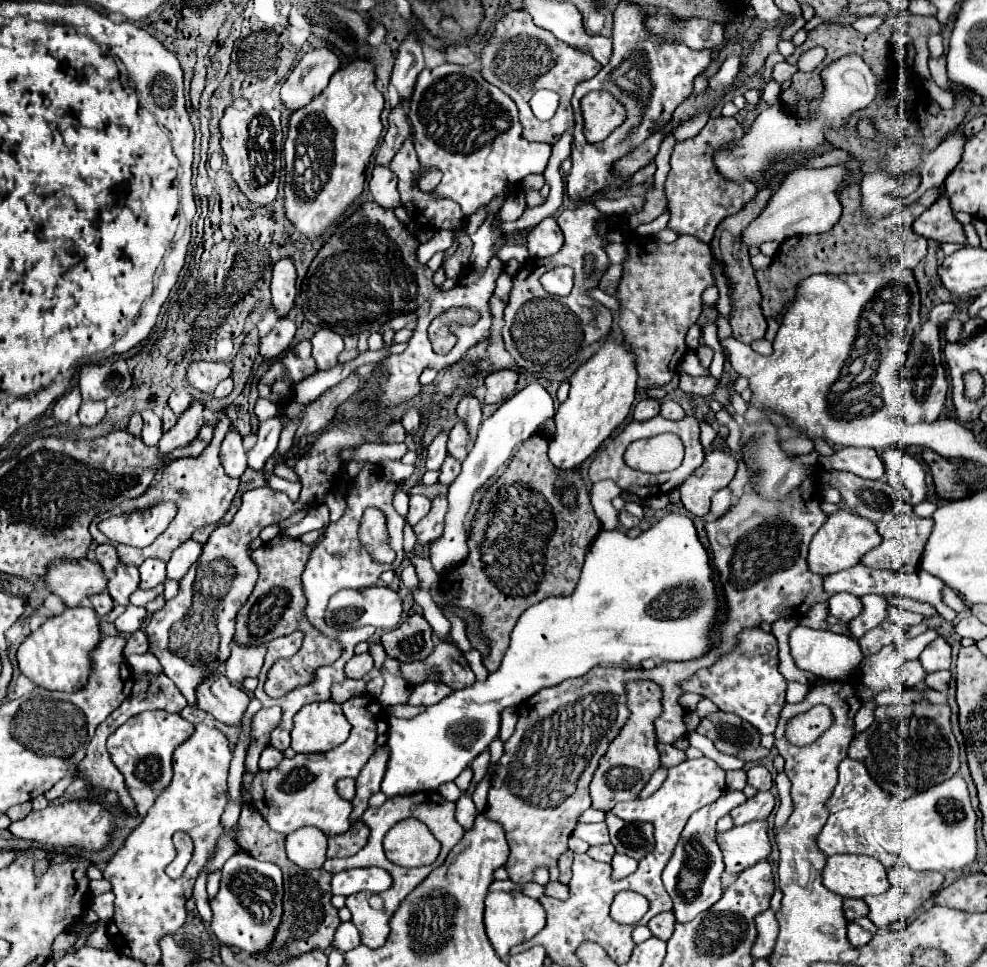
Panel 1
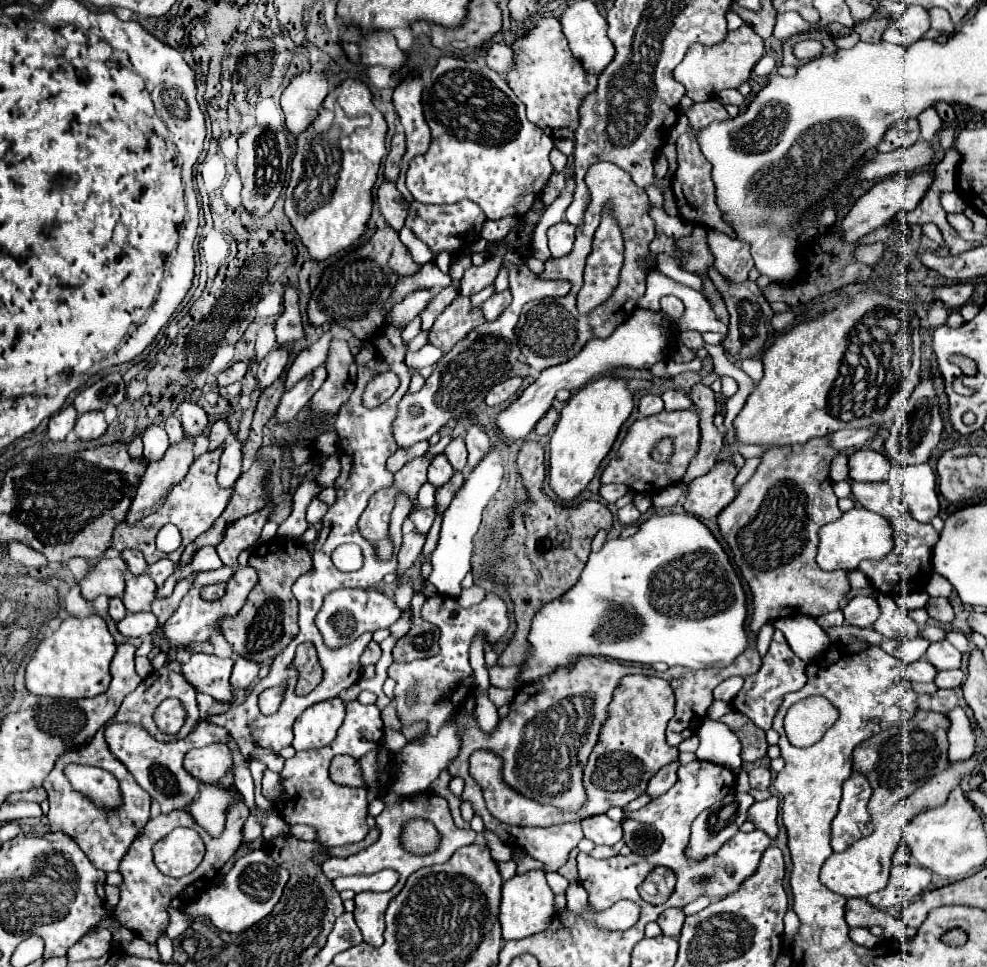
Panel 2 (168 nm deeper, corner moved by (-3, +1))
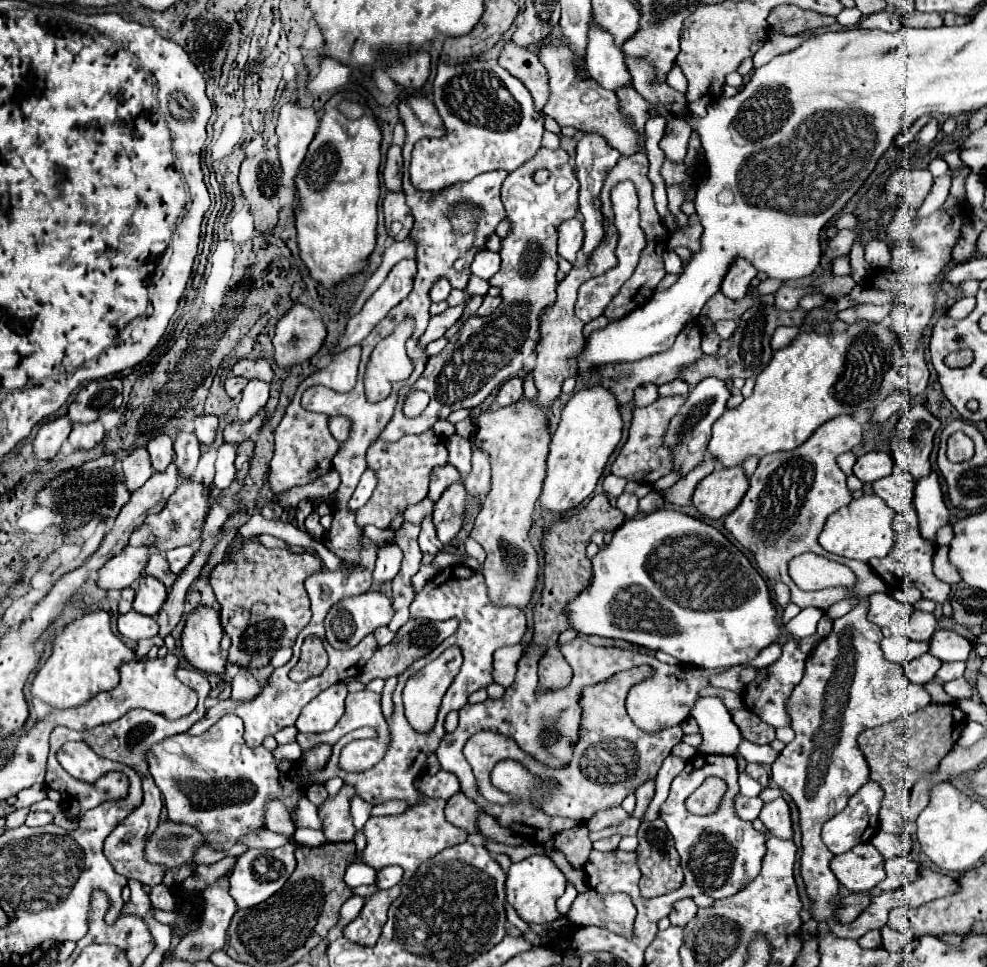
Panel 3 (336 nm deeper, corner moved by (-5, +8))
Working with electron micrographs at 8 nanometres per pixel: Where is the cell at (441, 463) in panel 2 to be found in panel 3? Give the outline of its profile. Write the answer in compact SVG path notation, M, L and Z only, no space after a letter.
M445 465L445 467L441 467L441 469L435 469L435 471L433 471L433 477L431 477L429 499L435 503L435 501L443 495L443 491L445 491L449 485L457 483L457 481L461 481L461 475L457 473L457 469L453 469L453 465Z

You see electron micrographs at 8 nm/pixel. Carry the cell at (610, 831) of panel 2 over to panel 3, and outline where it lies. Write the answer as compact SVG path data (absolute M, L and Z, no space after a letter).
M613 807L613 809L605 809L601 813L595 813L585 825L589 831L601 831L609 825L615 825L615 823L621 823L623 819L627 819L629 813L625 813L621 807Z

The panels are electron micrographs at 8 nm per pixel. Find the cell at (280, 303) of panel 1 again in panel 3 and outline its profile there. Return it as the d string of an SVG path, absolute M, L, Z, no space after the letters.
M295 303L277 323L273 337L273 361L283 369L301 365L323 347L325 335L327 331L321 317L313 309Z

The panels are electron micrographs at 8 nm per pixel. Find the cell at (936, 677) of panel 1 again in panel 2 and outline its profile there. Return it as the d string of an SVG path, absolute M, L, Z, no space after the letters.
M943 670L943 672L937 672L935 676L937 688L957 688L961 682L963 682L961 670Z

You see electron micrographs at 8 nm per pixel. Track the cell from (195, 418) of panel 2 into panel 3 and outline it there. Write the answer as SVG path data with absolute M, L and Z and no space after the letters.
M201 415L195 419L195 435L197 439L203 443L203 445L211 445L215 441L215 433L217 433L217 427L219 427L219 421L215 415Z

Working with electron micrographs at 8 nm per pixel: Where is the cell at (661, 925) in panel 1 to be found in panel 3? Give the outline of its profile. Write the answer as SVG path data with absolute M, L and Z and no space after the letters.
M681 899L675 903L669 919L671 919L671 925L679 925L679 927L685 927L695 915L697 915L697 905L693 899Z

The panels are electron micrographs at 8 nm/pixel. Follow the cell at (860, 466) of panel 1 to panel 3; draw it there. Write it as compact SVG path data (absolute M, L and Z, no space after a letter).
M871 451L865 453L863 457L857 459L853 473L863 481L863 483L873 483L877 479L883 479L891 473L893 469L893 459L887 453L881 451Z

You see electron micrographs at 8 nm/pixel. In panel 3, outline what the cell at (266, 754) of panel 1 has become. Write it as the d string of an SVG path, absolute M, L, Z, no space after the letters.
M271 801L271 805L267 805L267 829L285 835L289 841L293 841L293 833L295 827L287 815L287 809L279 803L279 801Z

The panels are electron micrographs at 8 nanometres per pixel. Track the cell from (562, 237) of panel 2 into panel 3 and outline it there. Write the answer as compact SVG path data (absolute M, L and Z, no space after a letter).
M569 219L559 227L559 255L575 265L577 251L583 245L583 223L581 219Z

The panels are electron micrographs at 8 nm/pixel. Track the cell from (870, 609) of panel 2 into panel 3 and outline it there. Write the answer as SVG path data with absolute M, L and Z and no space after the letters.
M873 593L873 595L869 595L869 603L871 603L869 621L877 623L879 627L887 627L899 615L901 615L901 619L907 619L915 611L911 605L905 605L905 603L897 601L891 595L885 595L885 593Z

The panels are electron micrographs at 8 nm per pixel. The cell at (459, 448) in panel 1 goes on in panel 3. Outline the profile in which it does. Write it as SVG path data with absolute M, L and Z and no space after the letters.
M453 435L447 443L449 449L449 463L463 475L467 477L467 473L471 471L471 441L463 439L459 435Z

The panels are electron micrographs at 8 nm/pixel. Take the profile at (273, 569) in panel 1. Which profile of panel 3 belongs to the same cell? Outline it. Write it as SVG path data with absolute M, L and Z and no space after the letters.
M257 535L247 537L247 539L235 539L233 545L241 545L241 547L231 555L225 553L223 561L211 571L209 583L213 585L213 591L221 605L221 625L225 633L231 635L231 641L233 641L229 649L229 663L253 671L253 669L265 667L279 647L295 645L299 631L311 619L309 597L307 597L303 583L313 573L319 573L323 565L321 565L321 559L311 553L293 555L287 549L267 549L265 545L257 541Z

